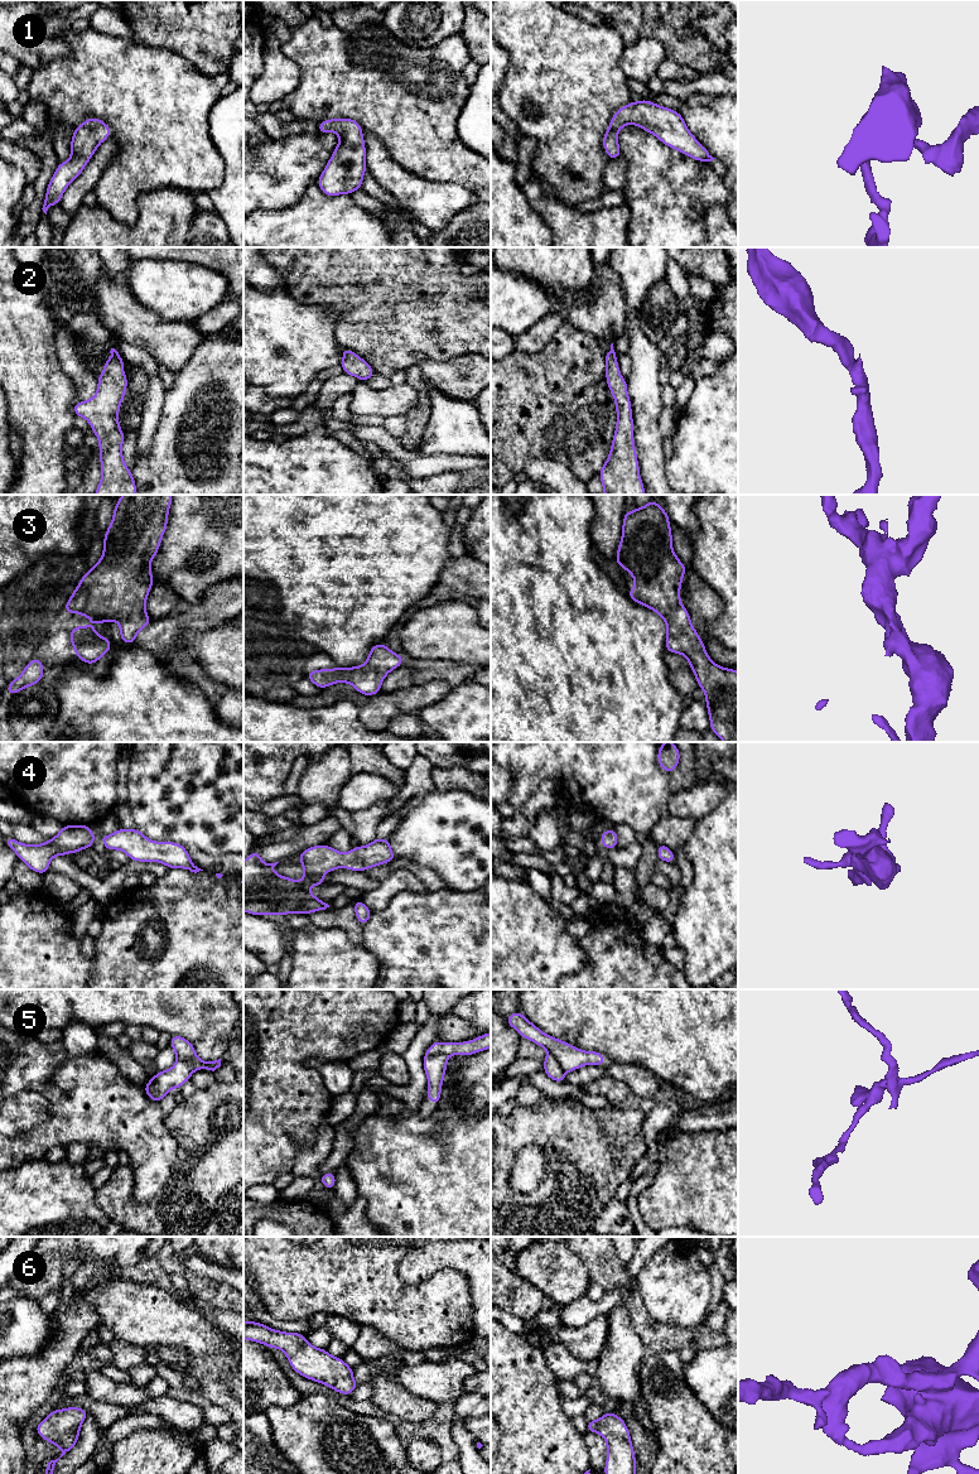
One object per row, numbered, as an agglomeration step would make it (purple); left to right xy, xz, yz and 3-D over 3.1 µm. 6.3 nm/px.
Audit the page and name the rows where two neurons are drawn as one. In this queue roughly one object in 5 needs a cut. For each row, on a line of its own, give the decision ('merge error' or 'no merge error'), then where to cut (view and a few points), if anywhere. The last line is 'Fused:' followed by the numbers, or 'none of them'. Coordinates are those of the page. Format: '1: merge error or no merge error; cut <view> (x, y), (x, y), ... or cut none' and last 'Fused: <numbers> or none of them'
1: no merge error; cut none
2: no merge error; cut none
3: no merge error; cut none
4: no merge error; cut none
5: merge error; cut xz (447, 1054), (424, 1056)
6: no merge error; cut none
Fused: 5

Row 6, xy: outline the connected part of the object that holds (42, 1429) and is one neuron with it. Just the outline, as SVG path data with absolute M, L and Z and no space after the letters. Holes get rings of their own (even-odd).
M81 1407L53 1410L37 1425L35 1432L47 1442L58 1446L62 1451L58 1459L48 1463L45 1474L53 1474L56 1463L76 1446L81 1426L88 1415L90 1413Z

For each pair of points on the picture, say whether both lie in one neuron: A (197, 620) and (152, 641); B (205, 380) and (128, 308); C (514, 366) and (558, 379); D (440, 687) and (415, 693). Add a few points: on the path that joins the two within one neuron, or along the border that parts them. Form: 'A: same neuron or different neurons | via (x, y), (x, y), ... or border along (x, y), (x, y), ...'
A: same neuron | via (186, 620), (177, 621), (163, 635)
B: different neurons | border along (203, 338), (191, 359), (175, 375)
C: same neuron | via (525, 377), (546, 379)
D: same neuron | via (434, 690), (422, 693)

